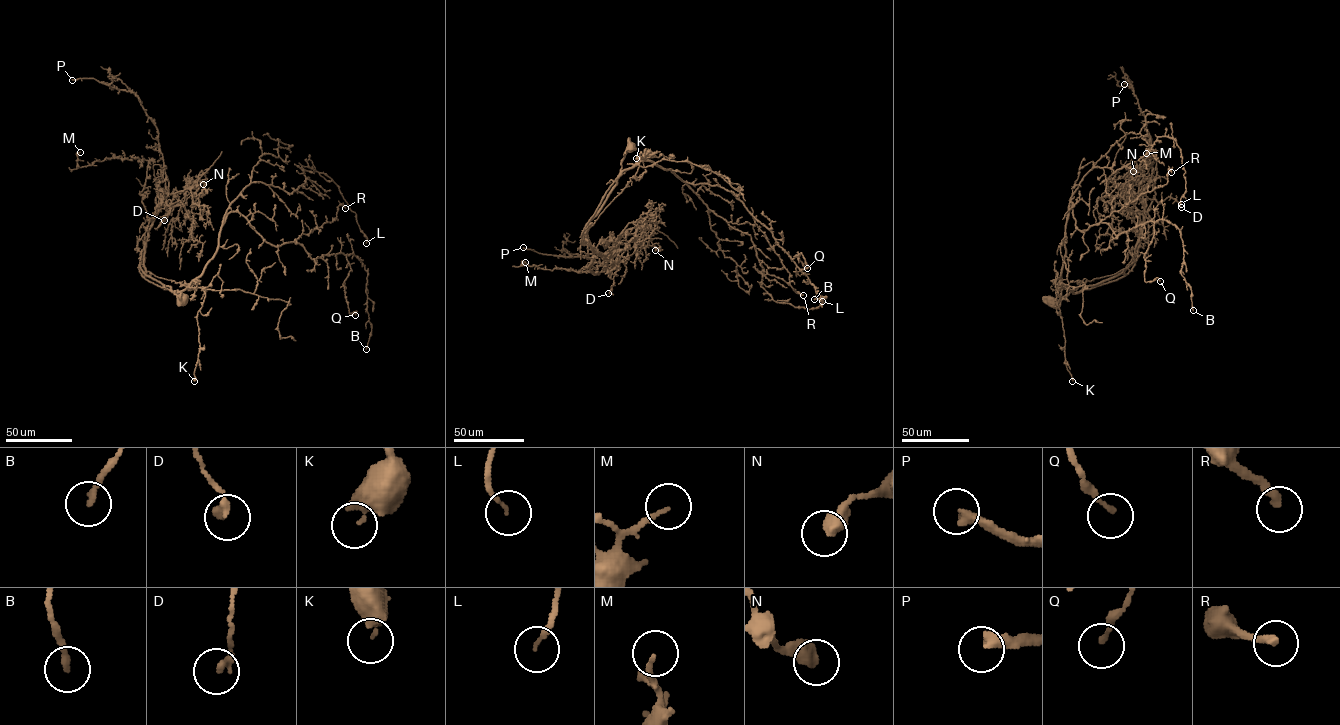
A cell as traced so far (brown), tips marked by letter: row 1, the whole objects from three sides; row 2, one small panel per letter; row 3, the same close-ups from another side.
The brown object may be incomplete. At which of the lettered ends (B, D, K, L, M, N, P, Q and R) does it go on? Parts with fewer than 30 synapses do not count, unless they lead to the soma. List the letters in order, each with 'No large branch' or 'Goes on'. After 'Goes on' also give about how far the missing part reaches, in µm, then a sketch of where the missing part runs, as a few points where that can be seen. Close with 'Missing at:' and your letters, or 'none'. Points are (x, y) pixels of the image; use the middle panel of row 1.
B: No large branch
D: No large branch
K: No large branch
L: No large branch
M: No large branch
N: No large branch
P: Goes on. Missing length about 40 µm. Course of what is missing: (523, 247), (493, 223), (498, 220)
Q: No large branch
R: No large branch
Missing at: P

